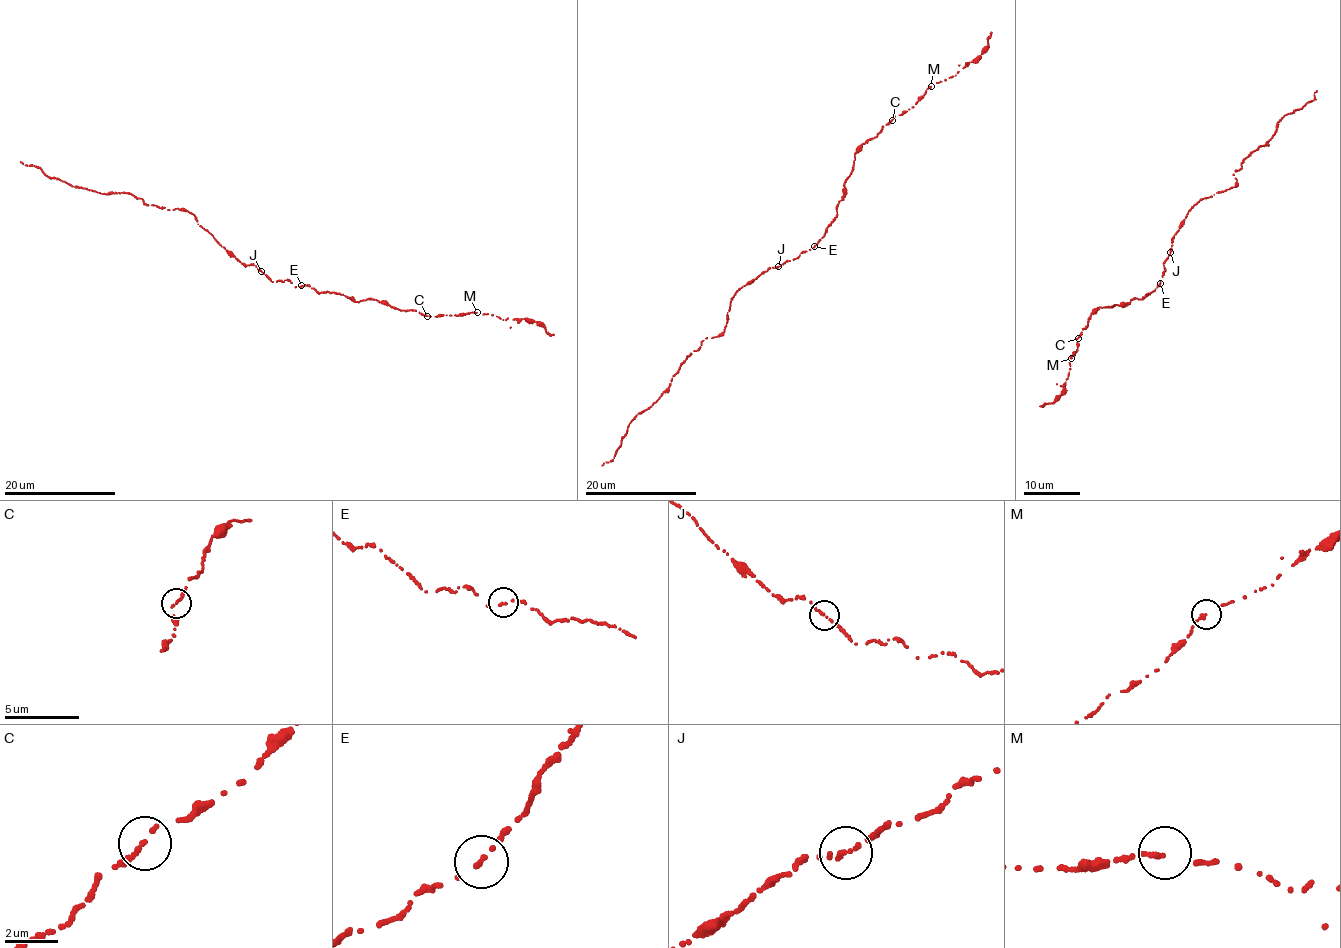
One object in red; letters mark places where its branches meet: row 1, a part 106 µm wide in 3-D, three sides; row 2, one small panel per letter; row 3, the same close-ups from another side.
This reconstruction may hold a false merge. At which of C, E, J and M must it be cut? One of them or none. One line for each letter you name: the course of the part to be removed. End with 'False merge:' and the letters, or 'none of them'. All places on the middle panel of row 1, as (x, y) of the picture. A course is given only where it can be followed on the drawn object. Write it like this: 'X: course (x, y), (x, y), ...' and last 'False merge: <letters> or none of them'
False merge: none of them

